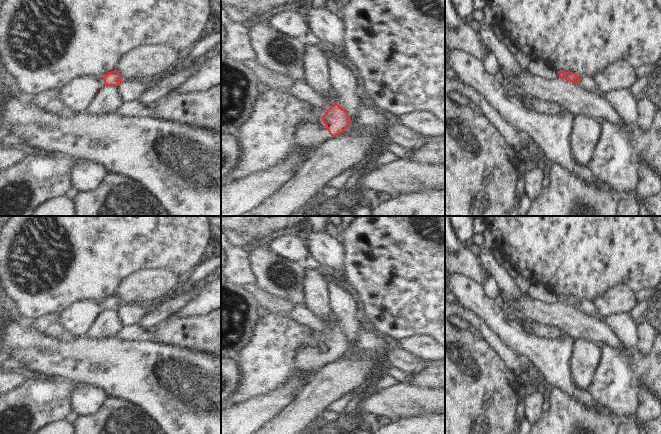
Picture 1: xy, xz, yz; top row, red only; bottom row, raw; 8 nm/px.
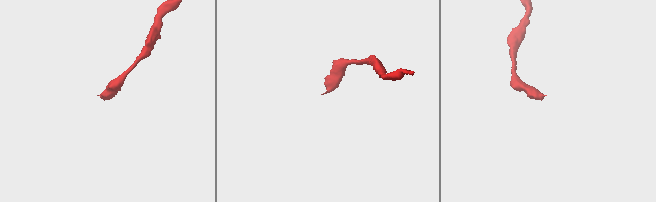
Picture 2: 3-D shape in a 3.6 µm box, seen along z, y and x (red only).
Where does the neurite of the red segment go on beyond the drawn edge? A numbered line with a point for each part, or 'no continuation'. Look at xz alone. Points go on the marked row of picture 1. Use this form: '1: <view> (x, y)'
1: xz (311, 135)

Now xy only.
1: xy (79, 95)

